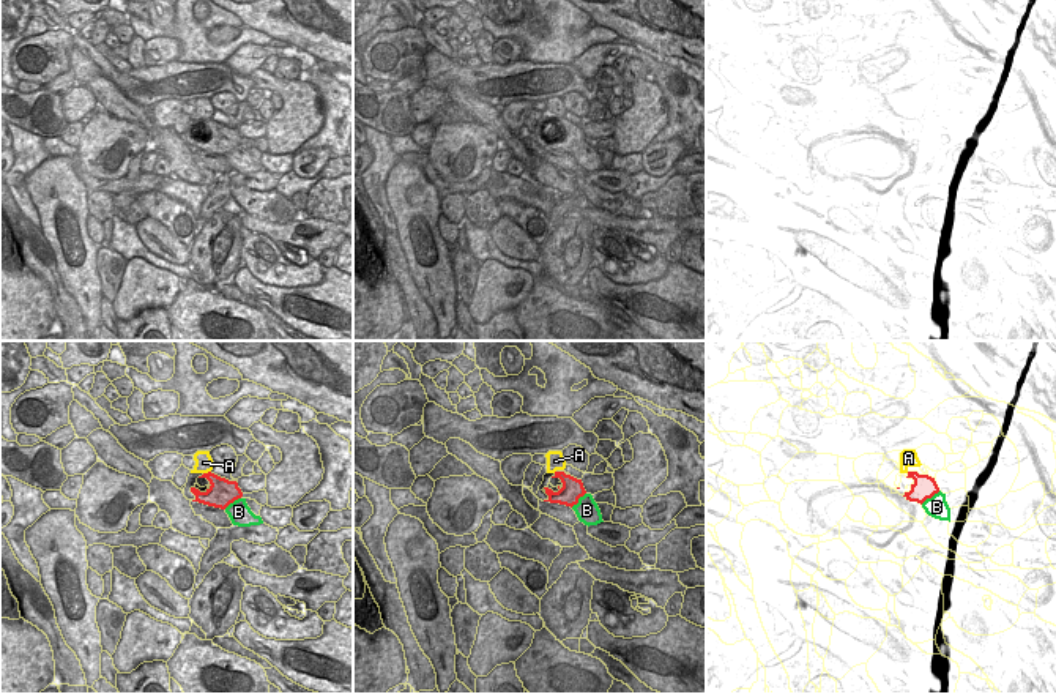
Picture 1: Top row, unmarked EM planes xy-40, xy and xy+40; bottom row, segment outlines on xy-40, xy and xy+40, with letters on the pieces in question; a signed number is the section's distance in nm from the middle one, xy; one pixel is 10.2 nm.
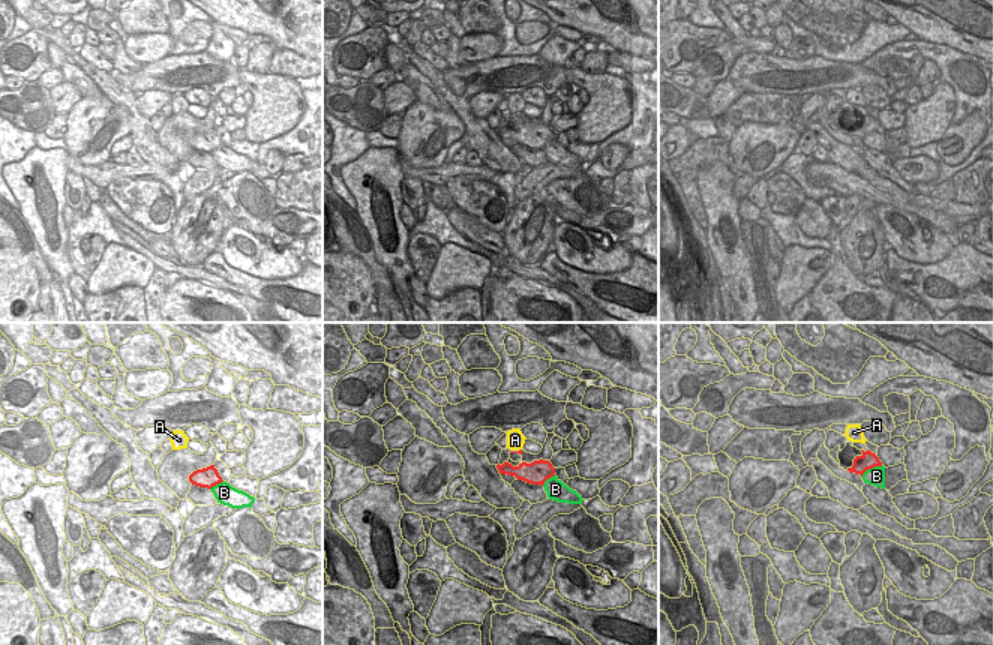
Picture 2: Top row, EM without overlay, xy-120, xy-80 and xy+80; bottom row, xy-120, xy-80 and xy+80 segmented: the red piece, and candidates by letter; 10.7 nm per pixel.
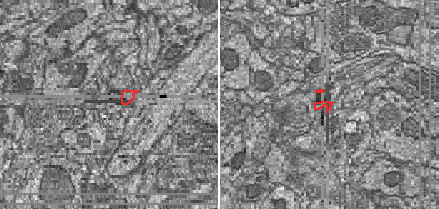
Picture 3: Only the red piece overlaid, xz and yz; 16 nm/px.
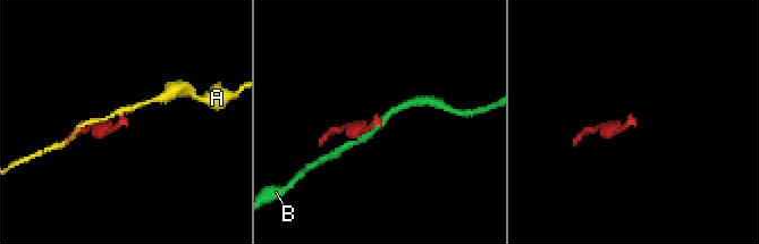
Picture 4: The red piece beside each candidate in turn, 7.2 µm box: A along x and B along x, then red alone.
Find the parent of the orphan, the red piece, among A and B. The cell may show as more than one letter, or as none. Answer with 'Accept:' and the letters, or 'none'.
Accept: none

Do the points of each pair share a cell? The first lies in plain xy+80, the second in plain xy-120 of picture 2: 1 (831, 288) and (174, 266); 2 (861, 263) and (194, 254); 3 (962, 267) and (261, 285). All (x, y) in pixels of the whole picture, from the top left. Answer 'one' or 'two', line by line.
1: two
2: one
3: one

